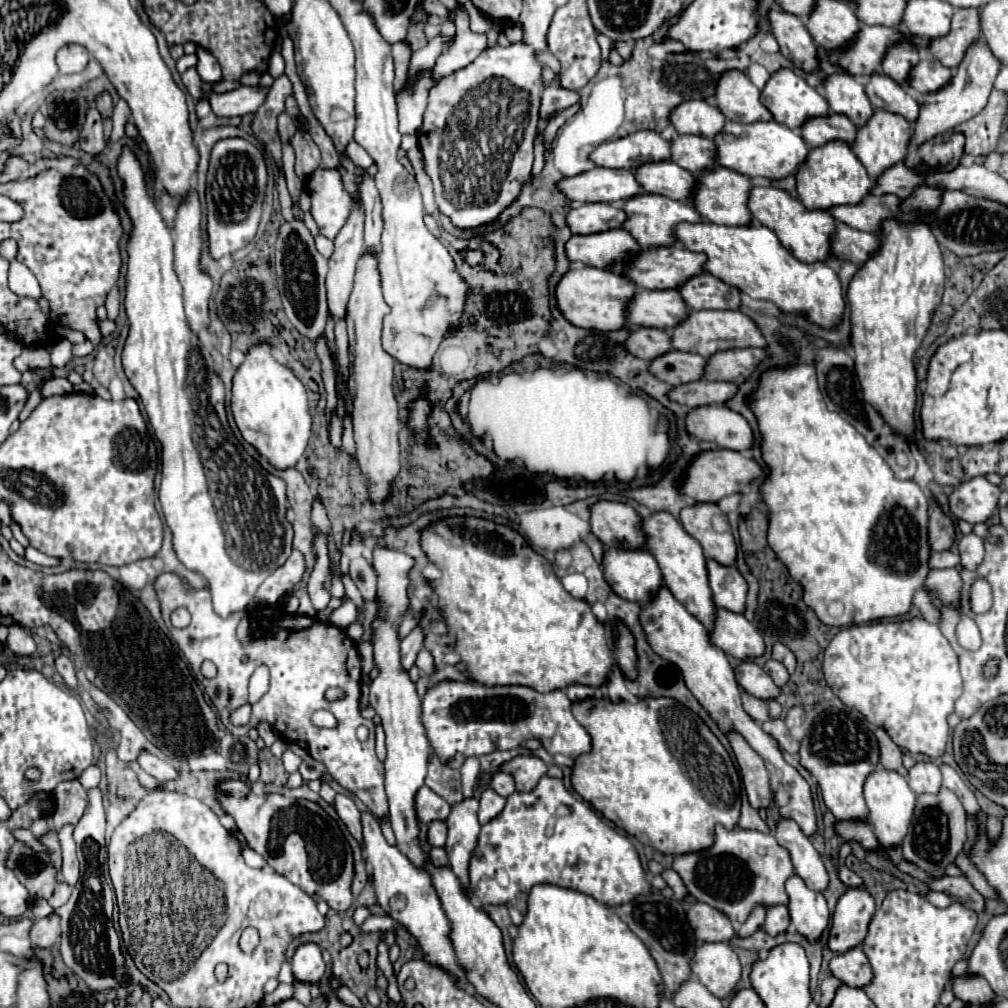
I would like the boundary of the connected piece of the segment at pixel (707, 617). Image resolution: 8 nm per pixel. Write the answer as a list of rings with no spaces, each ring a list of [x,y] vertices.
[[[654,513],[650,519],[642,519],[644,531],[648,535],[648,551],[656,557],[660,569],[662,569],[662,577],[664,577],[664,585],[672,591],[672,595],[708,629],[712,631],[714,627],[714,619],[716,619],[716,605],[712,599],[712,591],[708,585],[708,569],[706,569],[706,557],[702,553],[700,543],[690,537],[684,527],[670,515],[670,513]]]

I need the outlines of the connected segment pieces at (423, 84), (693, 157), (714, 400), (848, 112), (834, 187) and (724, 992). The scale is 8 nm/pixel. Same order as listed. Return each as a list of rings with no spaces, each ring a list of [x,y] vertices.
[[[424,73],[420,81],[416,81],[412,93],[402,89],[398,95],[398,121],[400,121],[400,133],[416,135],[422,127],[422,115],[426,111],[428,103],[428,91],[434,87],[436,81],[430,79],[430,73]]]
[[[680,135],[672,141],[672,161],[690,173],[716,167],[716,145],[706,137]]]
[[[700,379],[672,389],[670,399],[688,409],[696,409],[702,405],[724,405],[736,393],[738,393],[738,385],[734,383],[712,383],[712,381]]]
[[[830,75],[824,83],[830,111],[846,115],[856,127],[862,127],[874,113],[874,107],[864,91],[864,85],[852,75]]]
[[[830,141],[824,147],[812,149],[808,159],[800,165],[796,181],[800,201],[804,203],[804,207],[810,207],[810,211],[814,209],[828,211],[836,205],[858,205],[872,191],[872,181],[866,169],[850,151],[850,147],[842,141]]]
[[[704,943],[692,957],[692,973],[710,993],[726,999],[740,981],[742,965],[728,943]]]

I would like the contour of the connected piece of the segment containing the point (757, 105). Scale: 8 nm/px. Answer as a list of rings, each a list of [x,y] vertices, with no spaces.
[[[726,71],[720,77],[716,87],[716,101],[726,119],[736,123],[772,119],[772,113],[760,101],[760,89],[742,71]]]

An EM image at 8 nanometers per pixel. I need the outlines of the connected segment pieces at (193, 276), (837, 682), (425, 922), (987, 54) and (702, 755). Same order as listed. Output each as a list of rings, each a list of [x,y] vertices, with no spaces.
[[[190,193],[186,197],[186,201],[178,207],[172,239],[174,239],[174,271],[178,275],[178,281],[180,281],[182,289],[184,289],[186,319],[188,319],[190,329],[194,333],[200,333],[202,329],[208,329],[208,325],[210,325],[208,301],[210,301],[210,293],[212,293],[212,277],[206,271],[202,271],[202,267],[200,267],[202,229],[200,229],[200,203],[198,203],[196,193]]]
[[[922,617],[852,625],[842,629],[824,651],[822,671],[828,687],[850,709],[860,711],[872,725],[882,727],[892,741],[912,755],[926,755],[930,759],[942,757],[948,741],[948,715],[954,713],[954,703],[962,695],[962,677],[958,671],[958,657],[938,625],[926,623]]]
[[[368,811],[362,813],[362,847],[364,847],[366,861],[370,861],[370,865],[372,865],[374,889],[376,889],[376,897],[378,897],[378,903],[382,905],[382,909],[392,919],[400,921],[418,939],[426,961],[444,967],[458,979],[464,977],[464,973],[456,961],[454,947],[448,937],[450,921],[440,905],[440,899],[433,889],[429,873],[423,869],[416,869],[396,847],[390,847],[384,841],[378,819]]]
[[[974,43],[968,49],[968,53],[966,53],[964,61],[960,63],[960,67],[956,69],[956,75],[952,77],[952,81],[944,89],[936,91],[936,93],[930,93],[930,95],[918,97],[920,117],[912,125],[914,135],[912,135],[910,145],[918,145],[918,143],[924,143],[924,141],[932,139],[938,133],[952,131],[960,123],[964,123],[970,117],[974,117],[976,113],[980,113],[984,109],[986,101],[988,101],[988,95],[992,91],[992,85],[994,85],[994,81],[998,77],[1000,67],[1002,67],[1000,61],[992,55],[992,51],[988,49],[986,43]]]
[[[644,697],[638,703],[612,703],[606,699],[584,699],[578,703],[572,703],[572,713],[578,719],[578,723],[582,723],[582,727],[590,733],[592,737],[592,751],[586,755],[580,755],[576,759],[574,771],[572,771],[572,787],[576,789],[576,793],[588,801],[598,813],[602,813],[608,821],[612,821],[616,827],[624,829],[628,835],[636,837],[642,845],[650,845],[656,851],[664,853],[664,855],[686,855],[686,853],[694,853],[694,851],[702,851],[702,849],[710,849],[714,843],[714,827],[716,825],[724,825],[726,829],[734,829],[738,825],[740,819],[740,793],[742,793],[742,783],[740,783],[740,775],[728,755],[728,751],[722,747],[722,743],[712,735],[712,731],[706,727],[706,723],[688,707],[684,707],[682,703],[668,699],[668,697]]]

